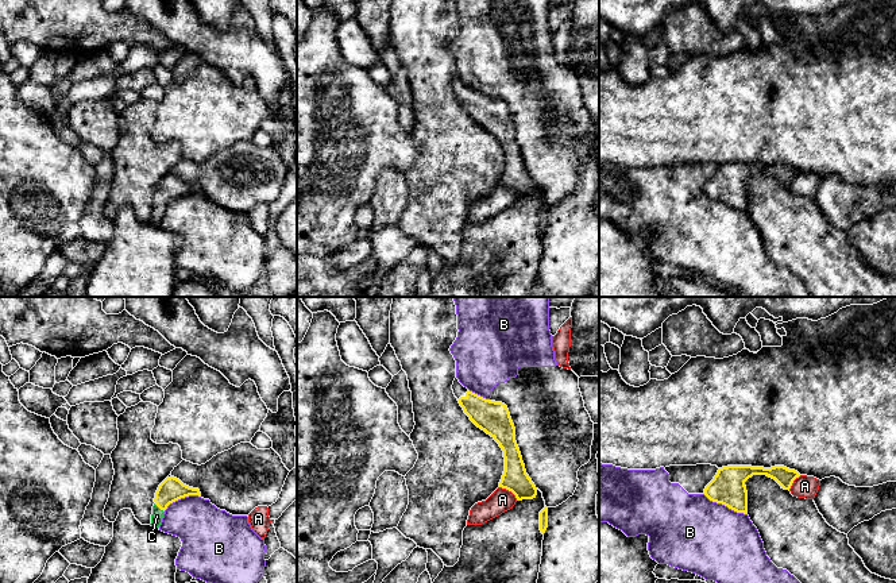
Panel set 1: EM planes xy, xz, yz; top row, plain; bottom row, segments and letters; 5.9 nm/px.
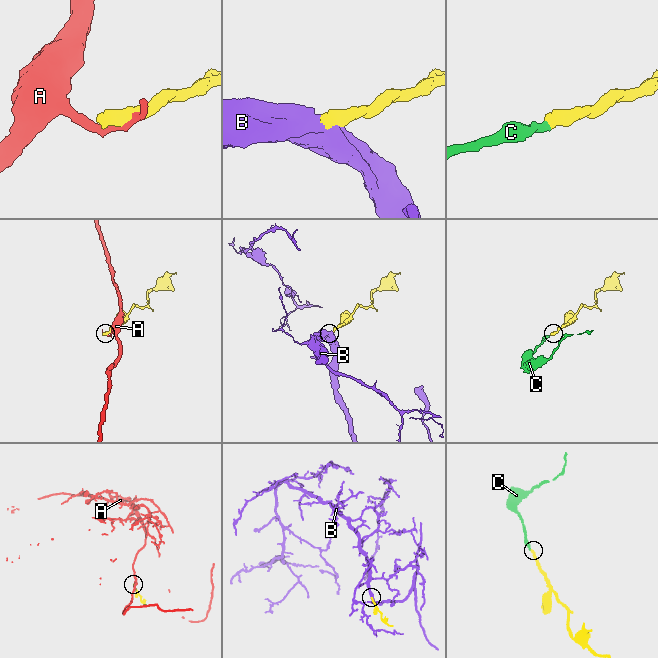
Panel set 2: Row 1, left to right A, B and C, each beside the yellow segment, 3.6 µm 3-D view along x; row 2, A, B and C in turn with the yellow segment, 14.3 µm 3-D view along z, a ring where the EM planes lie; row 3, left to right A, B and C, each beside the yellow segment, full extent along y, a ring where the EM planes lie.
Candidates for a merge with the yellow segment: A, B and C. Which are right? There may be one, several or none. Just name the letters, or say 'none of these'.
C

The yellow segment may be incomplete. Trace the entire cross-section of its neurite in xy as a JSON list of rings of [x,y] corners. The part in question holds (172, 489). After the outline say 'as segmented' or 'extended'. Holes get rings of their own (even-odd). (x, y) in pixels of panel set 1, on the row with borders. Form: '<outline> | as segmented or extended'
[[[170,476],[166,478],[158,487],[154,498],[152,514],[151,514],[151,526],[159,528],[165,510],[167,506],[181,498],[189,495],[198,495],[201,493],[198,489],[189,487],[184,484],[179,479]]] | extended

